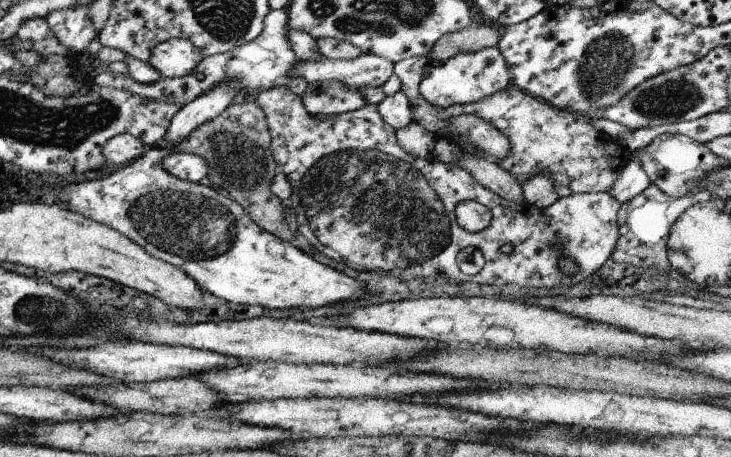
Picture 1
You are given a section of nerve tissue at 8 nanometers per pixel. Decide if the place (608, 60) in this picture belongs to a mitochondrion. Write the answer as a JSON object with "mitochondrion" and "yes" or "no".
{"mitochondrion":"yes"}

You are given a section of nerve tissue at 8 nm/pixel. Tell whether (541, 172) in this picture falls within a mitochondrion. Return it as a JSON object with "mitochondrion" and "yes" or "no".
{"mitochondrion":"no"}

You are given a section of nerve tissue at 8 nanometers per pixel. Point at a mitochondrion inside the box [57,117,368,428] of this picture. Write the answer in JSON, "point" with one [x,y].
{"point":[184,223]}

